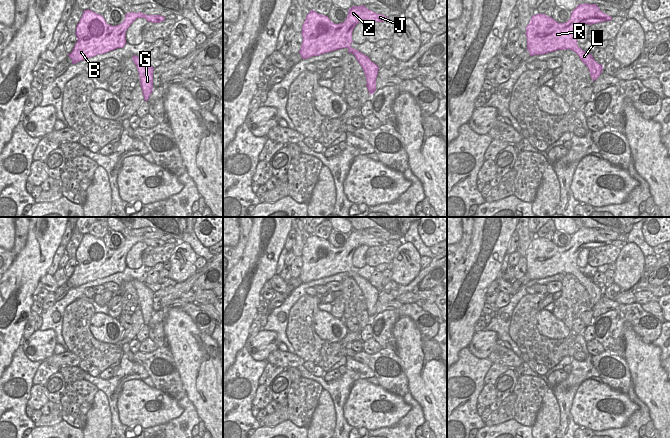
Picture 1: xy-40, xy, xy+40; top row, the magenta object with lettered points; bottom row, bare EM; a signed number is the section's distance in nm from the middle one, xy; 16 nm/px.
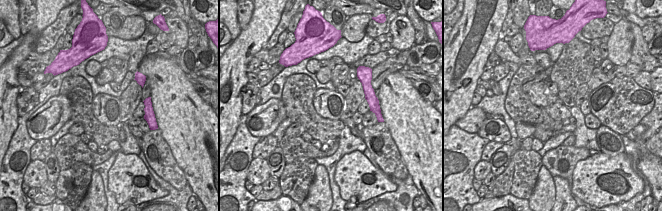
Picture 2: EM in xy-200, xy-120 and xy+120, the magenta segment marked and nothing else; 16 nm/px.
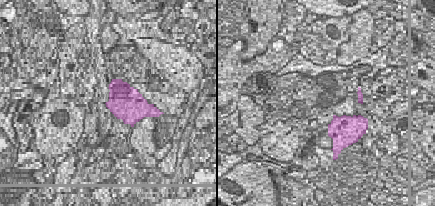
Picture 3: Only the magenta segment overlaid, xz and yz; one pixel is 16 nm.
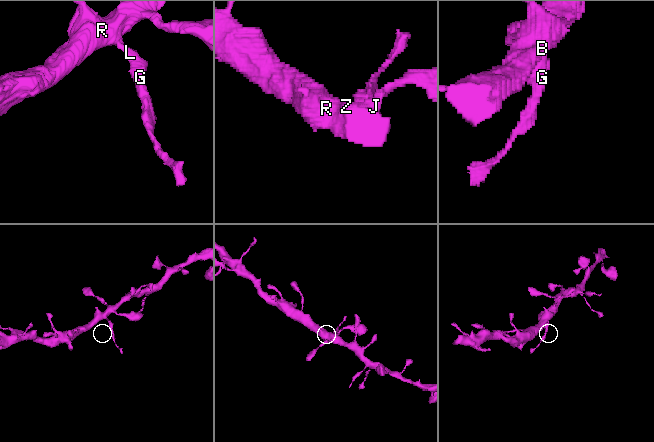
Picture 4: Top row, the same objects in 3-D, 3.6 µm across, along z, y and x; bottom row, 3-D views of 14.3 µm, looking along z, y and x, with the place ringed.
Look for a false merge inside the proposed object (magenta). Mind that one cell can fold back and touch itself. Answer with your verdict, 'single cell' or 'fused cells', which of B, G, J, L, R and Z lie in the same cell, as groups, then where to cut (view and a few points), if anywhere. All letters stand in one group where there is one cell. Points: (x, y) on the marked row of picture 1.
fused cells; B J R Z / G L; cut in xy+40 along (577, 45), (570, 49)

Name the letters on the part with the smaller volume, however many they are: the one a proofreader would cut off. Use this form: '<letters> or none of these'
G, L

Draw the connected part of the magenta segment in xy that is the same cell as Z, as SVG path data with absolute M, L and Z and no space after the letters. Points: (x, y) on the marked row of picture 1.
M364 5L352 6L343 23L335 24L328 16L310 10L302 25L302 45L299 51L302 59L329 53L351 46L352 33L361 21L369 23L387 21L388 17L377 14Z

